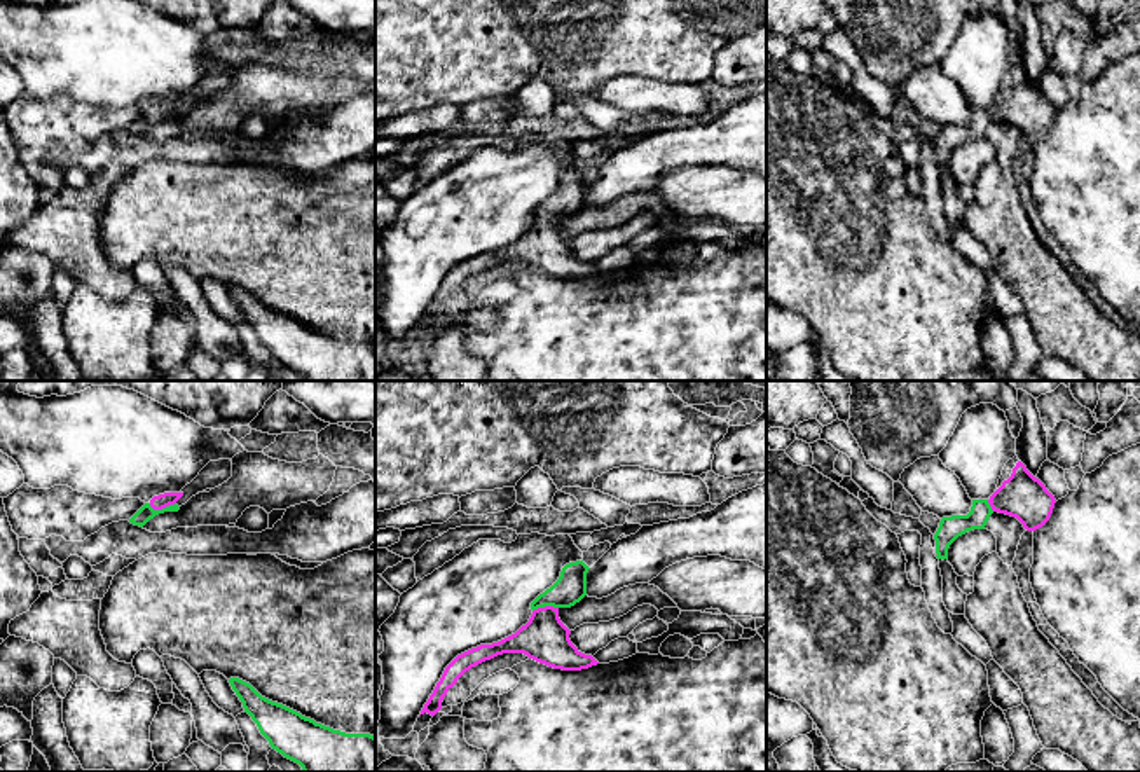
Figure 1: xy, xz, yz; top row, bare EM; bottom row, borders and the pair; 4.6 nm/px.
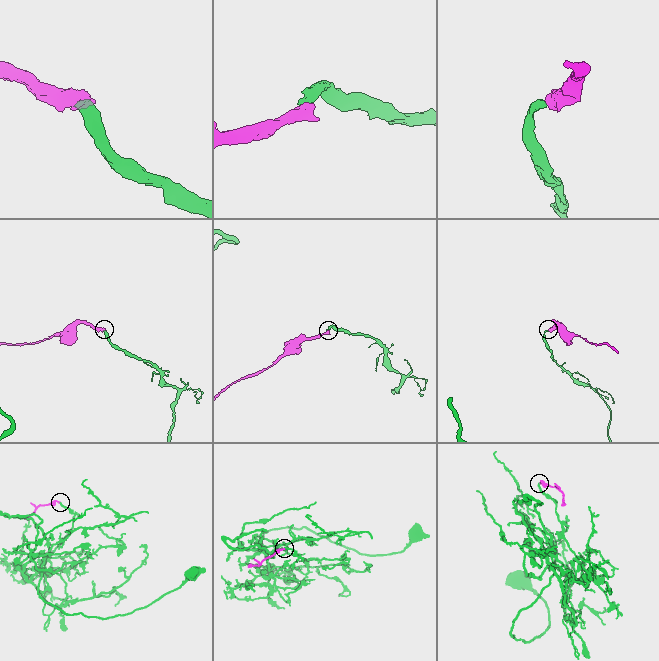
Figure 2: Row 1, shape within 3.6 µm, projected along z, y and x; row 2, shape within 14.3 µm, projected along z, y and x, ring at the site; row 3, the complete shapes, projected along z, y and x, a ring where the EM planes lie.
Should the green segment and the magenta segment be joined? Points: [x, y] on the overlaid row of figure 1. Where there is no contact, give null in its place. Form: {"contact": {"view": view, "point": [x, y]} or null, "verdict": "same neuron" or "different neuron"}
{"contact": {"view": "xy", "point": [163, 509]}, "verdict": "same neuron"}

